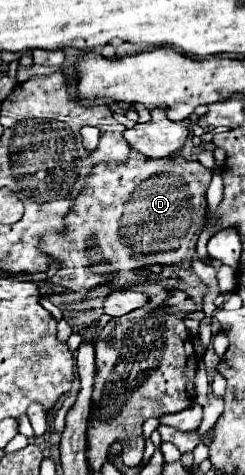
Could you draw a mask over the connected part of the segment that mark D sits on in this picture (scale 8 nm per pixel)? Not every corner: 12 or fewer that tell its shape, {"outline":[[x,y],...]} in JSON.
{"outline":[[94,167],[42,251],[86,293],[190,267],[212,171]]}

